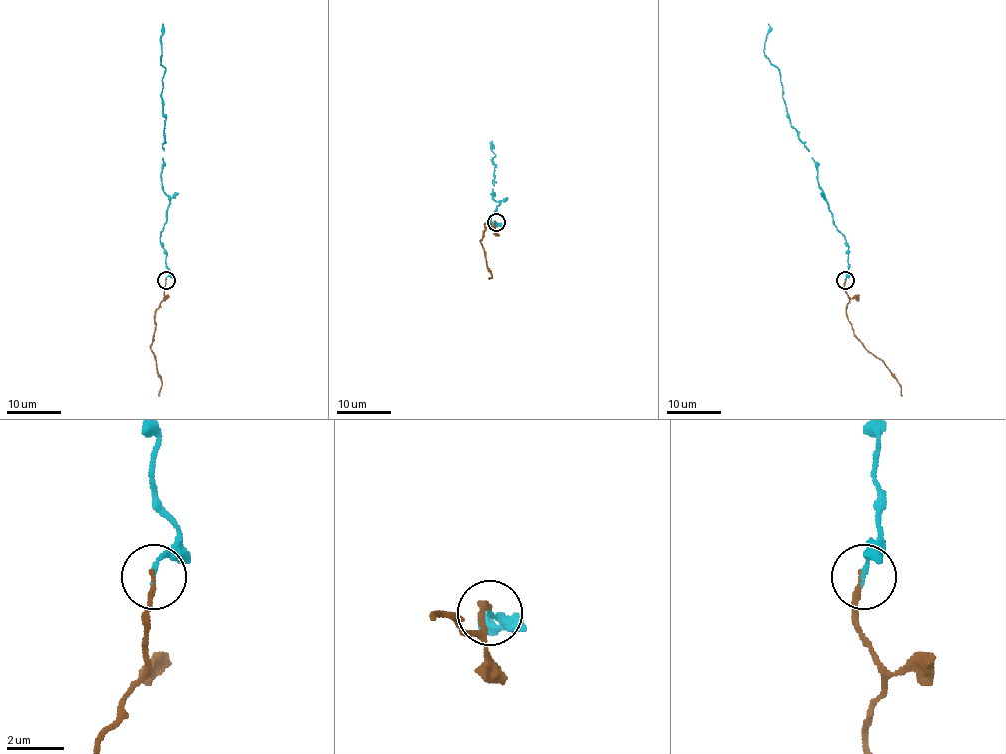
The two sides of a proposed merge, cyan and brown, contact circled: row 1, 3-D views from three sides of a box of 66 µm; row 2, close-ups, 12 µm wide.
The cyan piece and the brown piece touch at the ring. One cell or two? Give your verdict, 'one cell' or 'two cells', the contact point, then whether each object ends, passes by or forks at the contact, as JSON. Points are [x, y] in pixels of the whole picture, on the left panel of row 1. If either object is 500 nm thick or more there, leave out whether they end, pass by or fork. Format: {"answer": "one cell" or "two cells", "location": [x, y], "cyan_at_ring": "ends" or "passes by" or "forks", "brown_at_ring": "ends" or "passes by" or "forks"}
{"answer": "one cell", "location": [166, 280], "cyan_at_ring": "ends", "brown_at_ring": "ends"}

